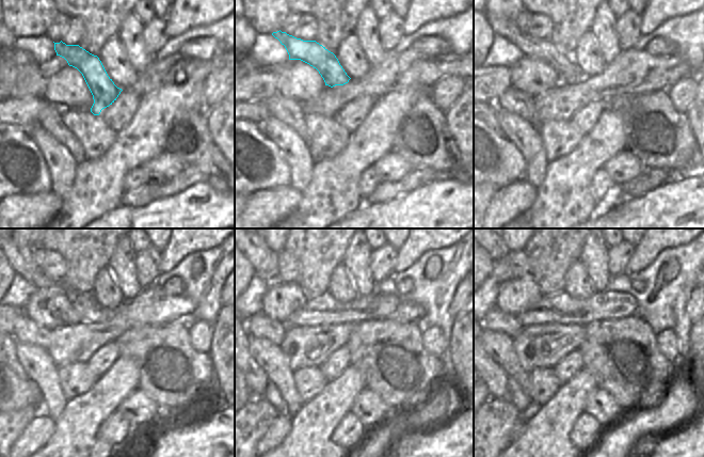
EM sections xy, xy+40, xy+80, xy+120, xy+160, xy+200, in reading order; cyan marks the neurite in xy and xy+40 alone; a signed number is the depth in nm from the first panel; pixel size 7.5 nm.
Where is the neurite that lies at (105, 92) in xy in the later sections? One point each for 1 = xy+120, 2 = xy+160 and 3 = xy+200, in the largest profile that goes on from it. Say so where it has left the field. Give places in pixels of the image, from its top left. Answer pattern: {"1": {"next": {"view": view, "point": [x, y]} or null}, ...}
{"1": {"next": {"view": "xy+120", "point": [22, 259]}}, "2": {"next": {"view": "xy+160", "point": [264, 261]}}, "3": {"next": {"view": "xy+200", "point": [496, 250]}}}

